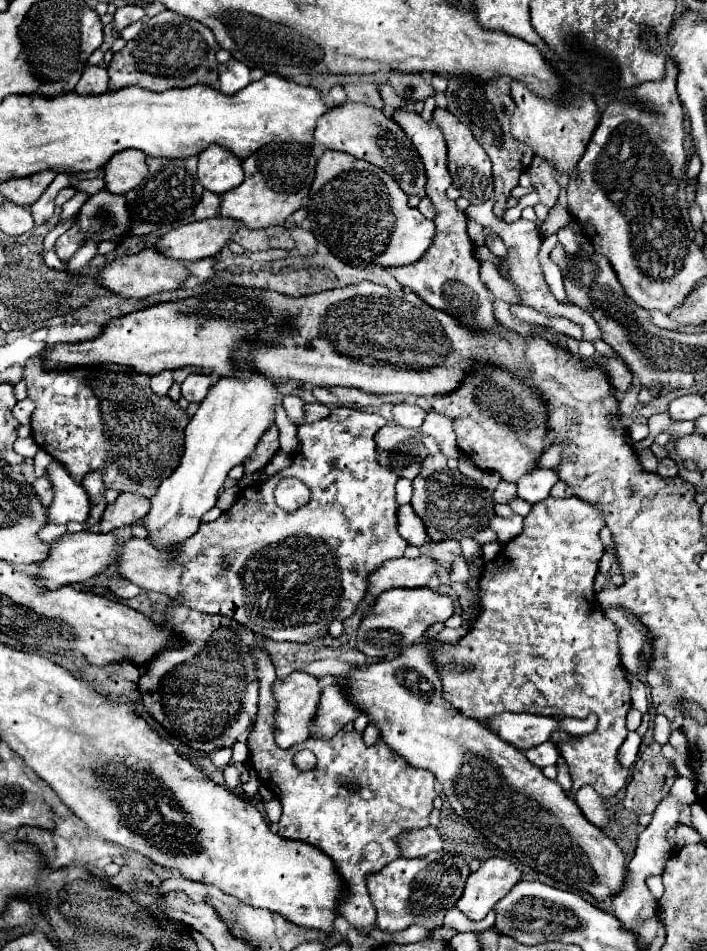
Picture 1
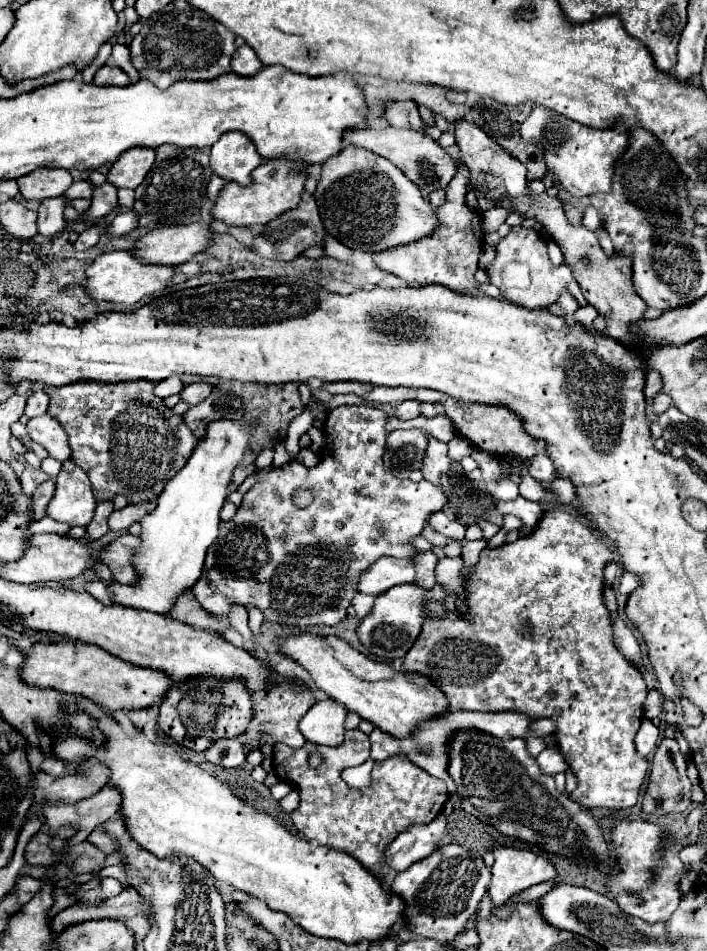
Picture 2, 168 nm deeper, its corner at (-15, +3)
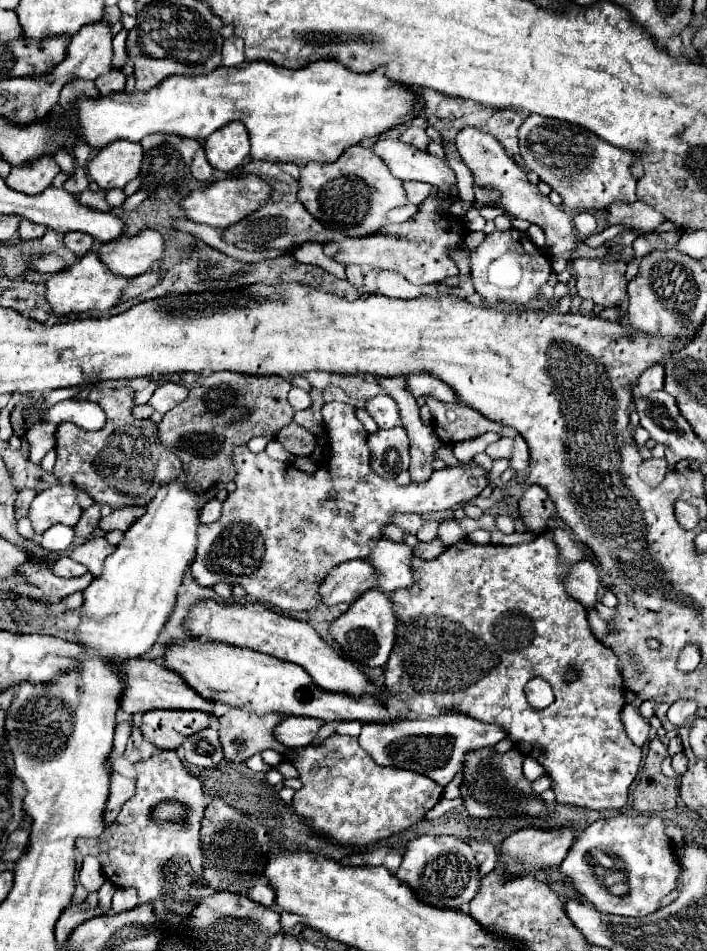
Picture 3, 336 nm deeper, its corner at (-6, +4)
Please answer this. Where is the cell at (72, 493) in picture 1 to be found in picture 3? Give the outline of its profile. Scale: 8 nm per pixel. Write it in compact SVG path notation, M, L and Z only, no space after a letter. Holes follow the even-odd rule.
M58 483L58 485L54 485L54 487L38 493L38 495L34 497L32 505L30 505L30 511L28 511L28 519L32 521L32 527L34 527L34 533L36 533L36 535L42 535L46 529L50 529L52 525L58 525L58 523L68 525L68 527L74 527L74 525L78 523L80 515L82 515L82 509L80 509L80 505L78 505L76 487L74 487L72 483L66 483L66 485Z

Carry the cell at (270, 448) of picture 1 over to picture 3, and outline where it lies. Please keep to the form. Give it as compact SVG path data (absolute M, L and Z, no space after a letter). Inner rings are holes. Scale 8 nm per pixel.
M296 423L284 427L284 429L278 433L276 439L278 439L278 441L284 445L284 449L288 449L292 455L302 455L302 457L304 457L304 455L312 455L312 451L314 451L316 445L318 445L316 437L314 437L308 429L300 427L300 425L296 425Z

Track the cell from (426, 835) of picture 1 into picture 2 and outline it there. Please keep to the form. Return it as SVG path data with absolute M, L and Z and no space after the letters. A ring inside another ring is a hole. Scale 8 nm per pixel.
M443 814L429 824L411 824L411 828L399 834L387 848L387 864L397 872L409 868L413 862L433 854L441 846L445 834L447 820Z

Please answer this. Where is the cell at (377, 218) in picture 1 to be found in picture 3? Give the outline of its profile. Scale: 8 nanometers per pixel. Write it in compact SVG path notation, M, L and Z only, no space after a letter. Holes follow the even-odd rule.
M362 145L348 147L338 161L334 163L308 163L300 169L300 179L298 179L298 201L304 205L304 209L316 217L326 229L342 235L342 237L366 237L376 233L382 225L386 225L386 213L394 207L406 205L406 191L402 187L402 181L396 179L386 163L372 151Z

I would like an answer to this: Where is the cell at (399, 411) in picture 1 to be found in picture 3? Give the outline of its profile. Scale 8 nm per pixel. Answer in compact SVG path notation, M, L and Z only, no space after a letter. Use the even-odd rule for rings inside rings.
M384 393L368 399L366 405L364 405L364 409L368 411L368 415L376 421L376 425L378 425L380 429L396 427L398 421L400 421L398 407L396 407L394 399L390 399L390 397L384 395Z

